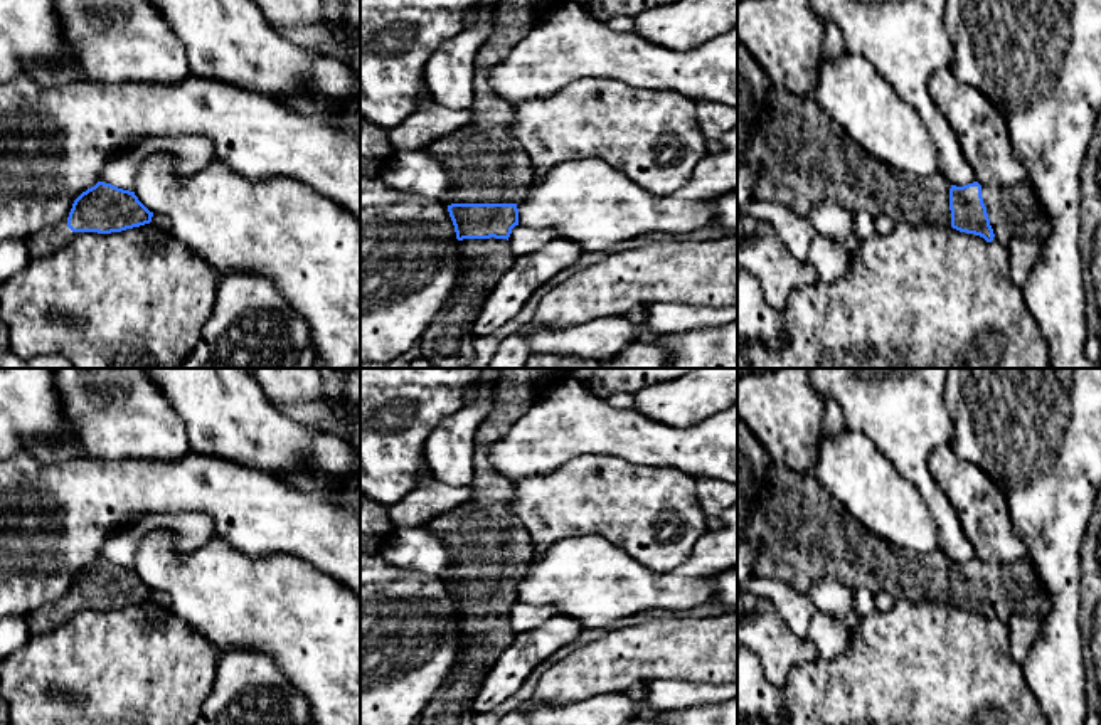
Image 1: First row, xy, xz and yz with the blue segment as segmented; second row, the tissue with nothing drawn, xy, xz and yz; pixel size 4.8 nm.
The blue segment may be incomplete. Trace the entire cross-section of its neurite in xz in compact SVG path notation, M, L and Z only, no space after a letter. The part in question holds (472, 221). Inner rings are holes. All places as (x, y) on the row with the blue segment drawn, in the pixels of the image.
M498 2L492 34L475 57L473 118L429 145L448 173L449 187L441 202L448 205L461 262L455 293L419 340L431 368L466 368L473 362L473 325L517 257L508 237L519 225L517 204L534 182L530 158L512 130L515 104L497 96L488 77L540 17L562 2Z

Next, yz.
M773 86L768 108L753 130L749 145L737 161L761 165L756 200L779 202L798 215L823 200L830 200L855 214L869 212L874 219L887 215L896 224L951 225L966 234L993 239L1005 247L1019 237L1040 246L1049 232L1049 222L1029 182L1013 187L980 185L956 187L939 173L918 177L899 173L859 146L810 96L795 96L781 86Z

